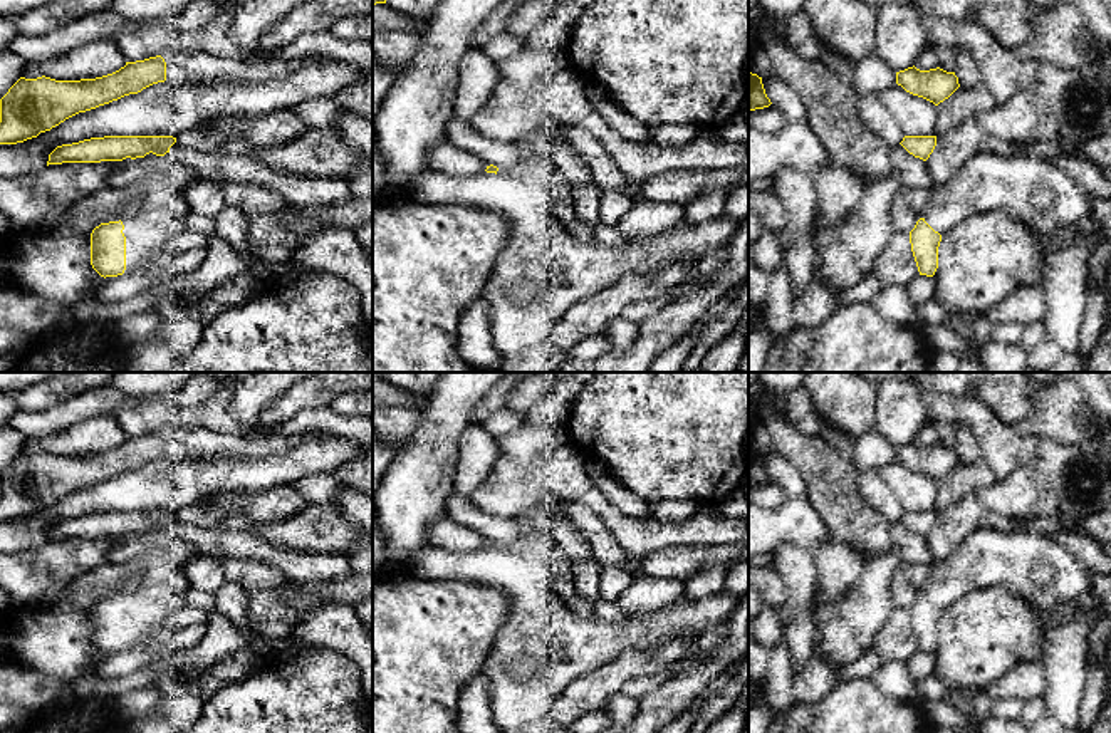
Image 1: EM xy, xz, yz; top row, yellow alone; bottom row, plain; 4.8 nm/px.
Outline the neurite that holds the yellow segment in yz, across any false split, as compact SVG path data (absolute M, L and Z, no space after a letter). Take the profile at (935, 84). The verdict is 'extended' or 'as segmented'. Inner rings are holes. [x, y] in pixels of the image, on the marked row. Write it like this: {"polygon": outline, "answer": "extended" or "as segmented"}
{"polygon": "M915 65L896 72L896 84L935 106L948 99L960 87L955 72L947 72L940 67L920 70Z", "answer": "as segmented"}

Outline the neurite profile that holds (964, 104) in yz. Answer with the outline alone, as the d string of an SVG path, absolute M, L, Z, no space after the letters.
M983 82L970 89L958 87L948 99L938 104L940 119L935 127L935 136L940 136L968 119L975 119L982 112L995 107L995 104L995 97Z

